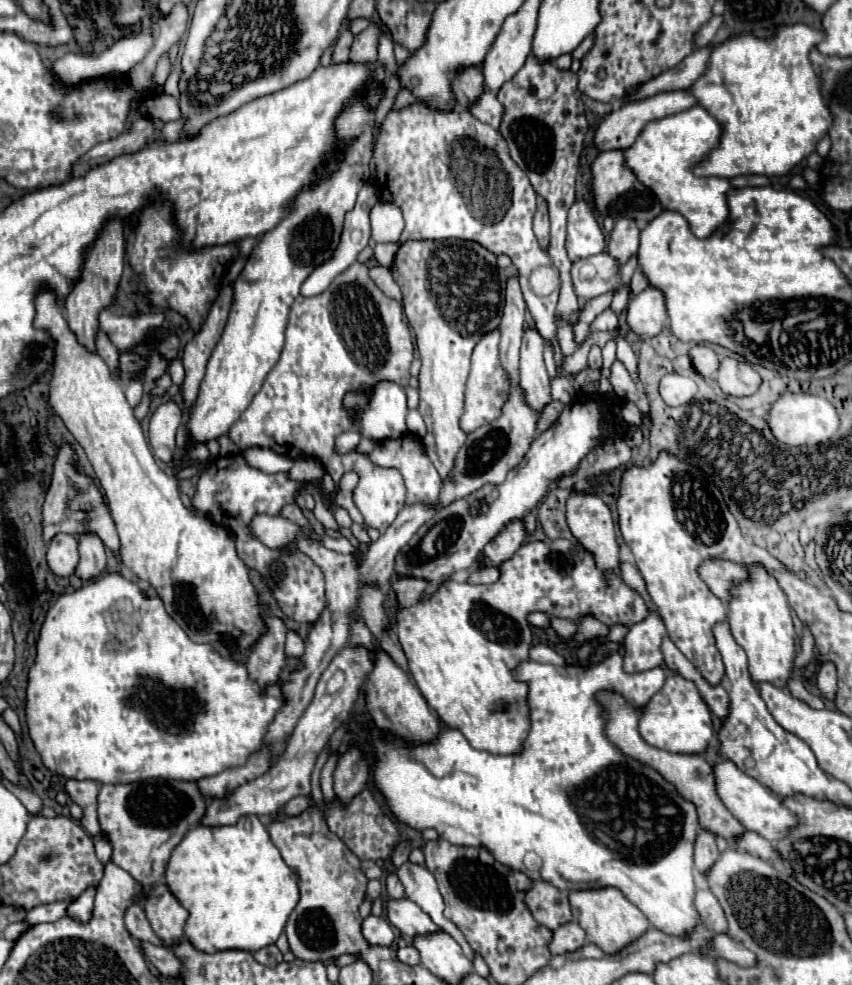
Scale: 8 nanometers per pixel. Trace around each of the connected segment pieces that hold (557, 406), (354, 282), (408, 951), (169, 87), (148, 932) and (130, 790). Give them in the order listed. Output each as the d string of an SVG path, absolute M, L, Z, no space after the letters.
M554 397L554 401L544 407L544 413L540 415L538 425L536 425L536 427L538 427L536 433L544 433L544 429L548 429L548 427L558 419L558 413L560 413L564 407L566 407L566 401L562 401L560 397Z
M356 261L346 271L342 271L324 293L316 297L302 297L302 295L296 297L288 319L286 345L282 349L280 361L268 373L262 389L252 399L248 409L230 427L228 437L242 451L248 447L266 447L288 459L310 457L328 471L328 475L334 479L336 491L340 489L340 479L344 473L348 471L358 473L360 479L352 493L354 503L364 517L364 525L384 533L406 503L406 487L400 471L392 467L380 467L372 463L368 453L358 453L356 449L352 449L346 455L340 455L336 451L336 437L358 423L356 413L350 413L344 407L344 395L354 391L370 391L382 381L408 385L410 363L414 357L414 345L410 337L410 327L404 321L402 303L386 297L370 279L368 271L370 267L366 263Z
M412 945L404 947L404 949L398 949L396 951L396 957L398 961L402 961L404 965L418 965L420 963L420 955L416 953L416 949Z
M172 71L172 73L168 75L166 83L162 85L162 91L164 91L166 95L172 95L172 97L178 97L178 95L180 95L180 91L178 91L178 77L180 77L178 71Z
M132 903L124 913L124 925L126 929L140 941L150 941L154 945L162 945L162 941L156 937L156 933L150 929L148 919L144 915L144 909L140 903Z
M148 779L128 785L102 785L98 791L98 821L102 833L112 843L110 861L132 875L148 897L154 885L164 877L172 849L182 837L200 823L206 811L206 799L198 793L194 781Z

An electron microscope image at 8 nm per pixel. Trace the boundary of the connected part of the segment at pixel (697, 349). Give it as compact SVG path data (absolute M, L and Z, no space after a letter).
M694 345L690 349L690 359L696 367L696 371L706 377L706 379L714 379L716 371L718 371L718 355L706 347L706 345Z

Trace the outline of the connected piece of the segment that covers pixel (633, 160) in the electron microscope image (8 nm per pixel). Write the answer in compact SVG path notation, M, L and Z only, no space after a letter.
M696 105L696 109L688 109L688 113L676 113L676 117L646 125L644 133L640 133L640 141L628 149L628 165L636 169L636 177L660 197L660 203L668 211L682 213L690 223L692 233L700 239L710 237L724 225L728 219L726 195L734 189L728 179L694 175L694 167L720 145L720 137L720 121L716 121L704 107Z

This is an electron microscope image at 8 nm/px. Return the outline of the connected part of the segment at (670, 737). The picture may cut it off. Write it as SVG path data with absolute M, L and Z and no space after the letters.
M670 675L666 679L660 693L646 705L638 727L644 741L668 753L704 753L714 737L712 715L706 701L694 683L680 675Z

